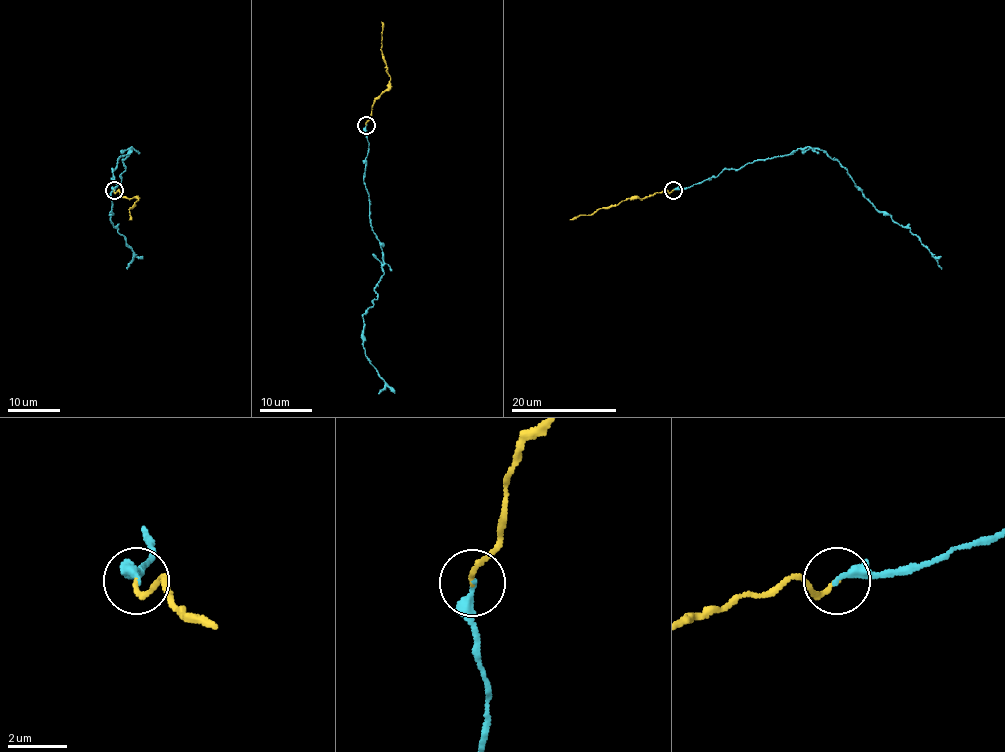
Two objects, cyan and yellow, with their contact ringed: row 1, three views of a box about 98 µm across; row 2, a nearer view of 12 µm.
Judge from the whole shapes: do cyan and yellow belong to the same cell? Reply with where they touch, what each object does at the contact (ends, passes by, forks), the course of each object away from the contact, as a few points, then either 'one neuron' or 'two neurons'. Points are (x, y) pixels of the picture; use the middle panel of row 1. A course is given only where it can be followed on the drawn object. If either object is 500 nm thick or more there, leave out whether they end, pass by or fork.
(366, 125) | cyan passes by | yellow ends | cyan via (365, 124), (364, 177), (384, 274), (375, 289), (377, 298), (363, 315), (363, 345), (385, 382), (378, 394) | yellow via (365, 124), (373, 101), (388, 88), (390, 80), (381, 51), (381, 22) | one neuron

